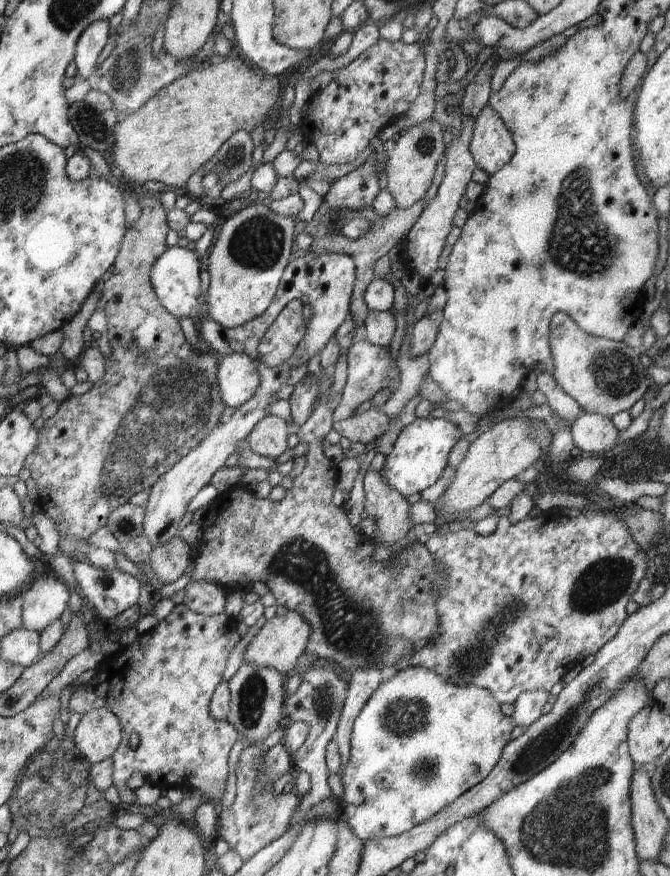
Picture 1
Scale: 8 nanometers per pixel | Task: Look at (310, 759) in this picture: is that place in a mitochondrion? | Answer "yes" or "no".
no

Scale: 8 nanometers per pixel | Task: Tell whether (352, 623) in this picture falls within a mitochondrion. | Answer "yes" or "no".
yes

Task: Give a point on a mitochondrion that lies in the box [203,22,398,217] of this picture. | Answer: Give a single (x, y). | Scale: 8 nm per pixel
(234, 156)

